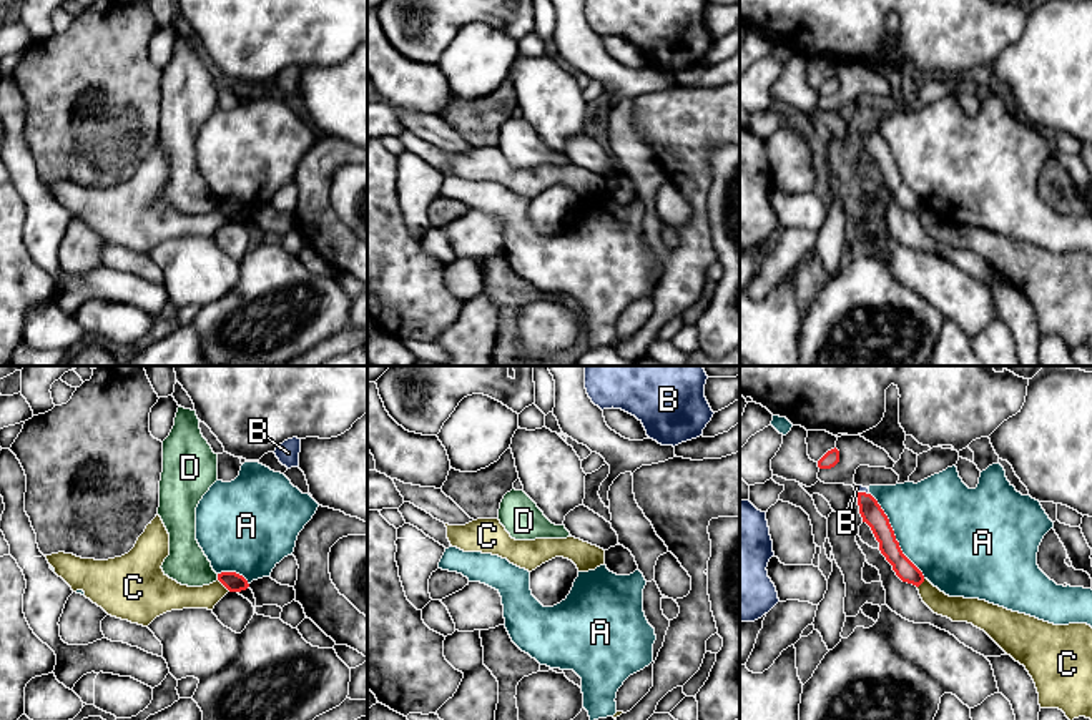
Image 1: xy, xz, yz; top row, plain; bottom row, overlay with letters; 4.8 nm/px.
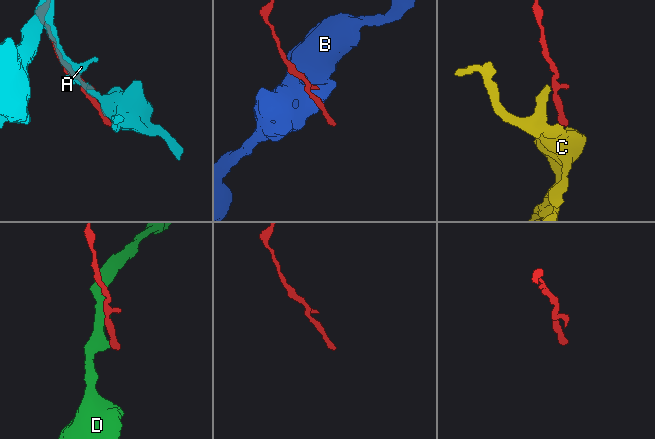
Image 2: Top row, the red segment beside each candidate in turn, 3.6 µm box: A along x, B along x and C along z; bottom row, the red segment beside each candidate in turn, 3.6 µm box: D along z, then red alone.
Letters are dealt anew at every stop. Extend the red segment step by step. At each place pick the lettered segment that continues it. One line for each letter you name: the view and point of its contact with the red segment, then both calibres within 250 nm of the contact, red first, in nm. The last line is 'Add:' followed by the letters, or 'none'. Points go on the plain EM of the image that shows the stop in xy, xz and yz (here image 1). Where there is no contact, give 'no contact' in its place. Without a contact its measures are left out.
Add: none

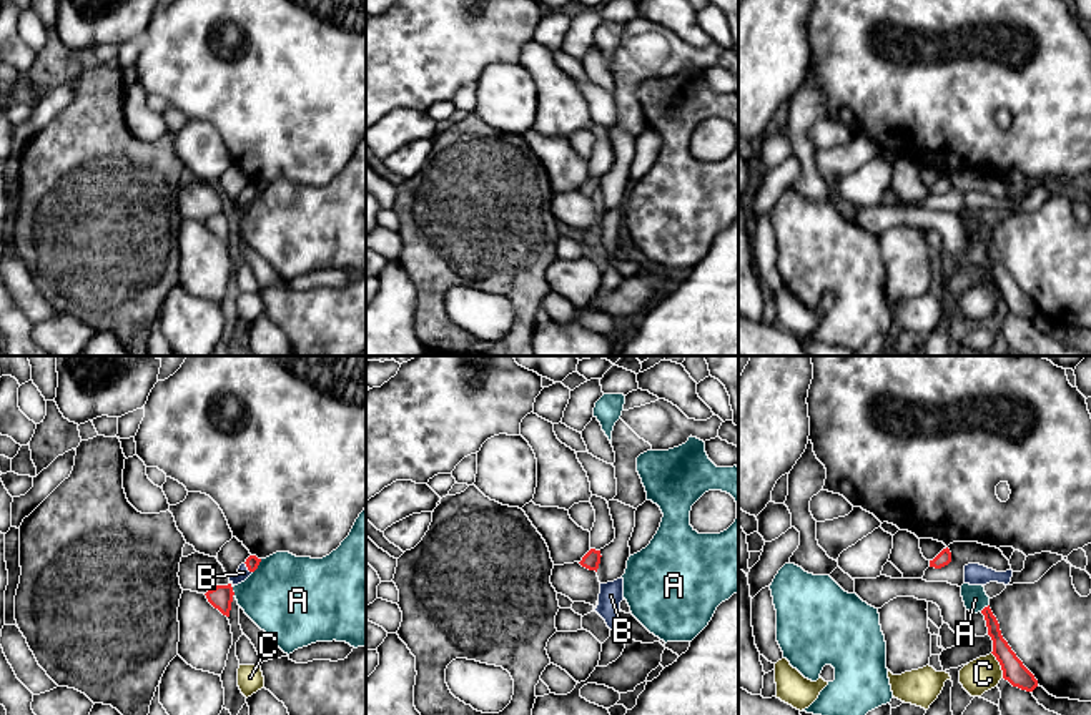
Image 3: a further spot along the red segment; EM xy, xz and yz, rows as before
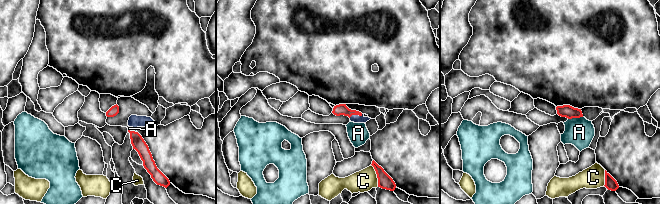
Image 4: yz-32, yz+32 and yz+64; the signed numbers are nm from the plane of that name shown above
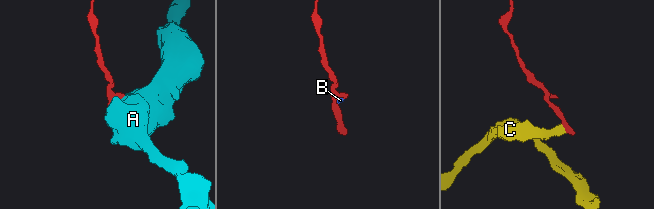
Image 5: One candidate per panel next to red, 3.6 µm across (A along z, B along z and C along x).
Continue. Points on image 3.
B: meets red in xy at (246, 193); 70 nm thick on the red side, 60 nm on the other
Add: B

